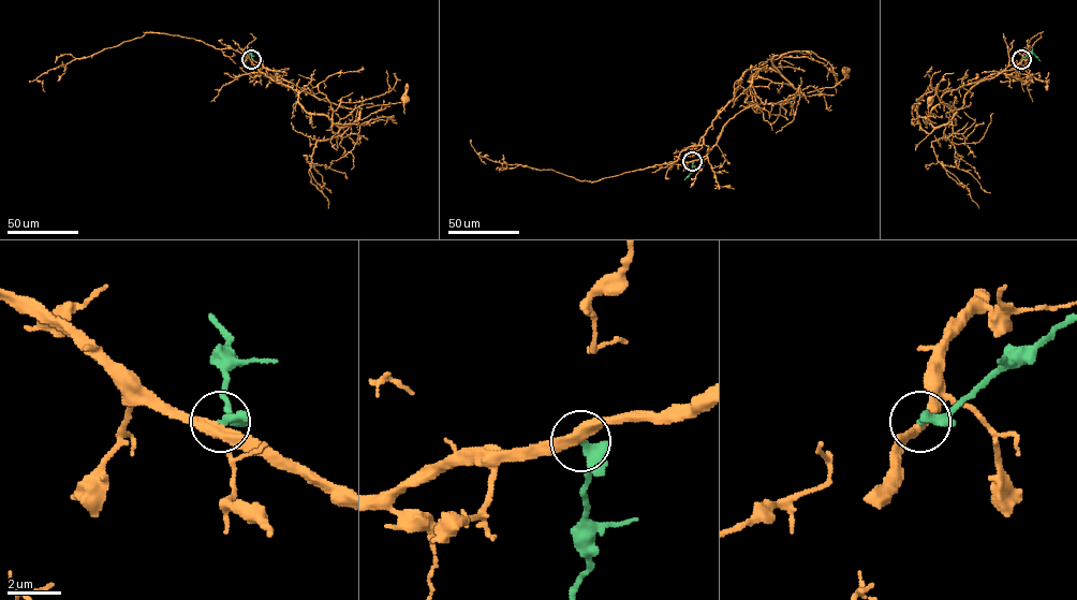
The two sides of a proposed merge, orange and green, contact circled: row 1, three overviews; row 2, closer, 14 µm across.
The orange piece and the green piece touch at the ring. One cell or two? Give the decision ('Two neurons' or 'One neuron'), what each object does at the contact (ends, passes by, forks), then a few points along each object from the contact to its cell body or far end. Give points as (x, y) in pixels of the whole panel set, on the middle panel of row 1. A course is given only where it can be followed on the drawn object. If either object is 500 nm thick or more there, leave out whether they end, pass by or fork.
One neuron. At the ring orange passes by. At the ring green passes by. Course of orange: (692, 161), (706, 156), (722, 127), (744, 108), (834, 87), (847, 77), (845, 70). Course of green: (692, 161), (692, 172), (684, 180)

